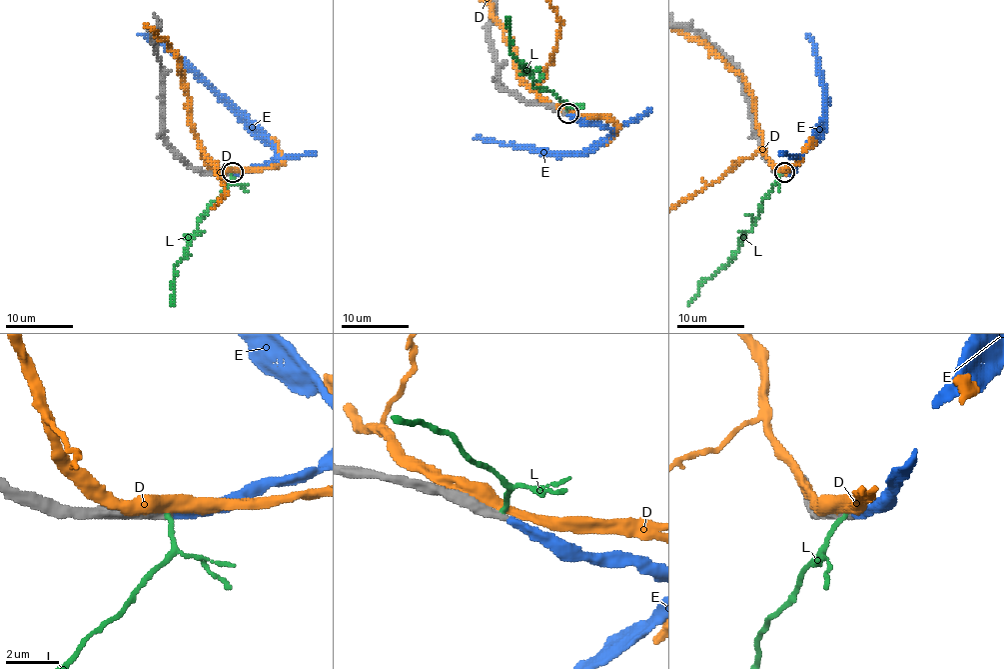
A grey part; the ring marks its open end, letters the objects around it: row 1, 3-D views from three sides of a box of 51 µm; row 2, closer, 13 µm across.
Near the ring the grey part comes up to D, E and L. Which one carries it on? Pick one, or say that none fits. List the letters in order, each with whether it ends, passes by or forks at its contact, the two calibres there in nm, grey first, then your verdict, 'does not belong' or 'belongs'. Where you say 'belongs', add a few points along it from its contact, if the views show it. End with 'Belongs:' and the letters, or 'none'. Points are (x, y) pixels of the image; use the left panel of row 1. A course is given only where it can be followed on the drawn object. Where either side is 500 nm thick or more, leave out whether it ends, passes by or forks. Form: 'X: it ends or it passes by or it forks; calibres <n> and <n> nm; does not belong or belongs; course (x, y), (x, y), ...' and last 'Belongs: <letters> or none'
D: calibres 360 and 500 nm; does not belong
E: it ends; calibres 380 and 320 nm; belongs; course (232, 172), (266, 164), (276, 154), (274, 145), (173, 53), (138, 33)
L: it ends; calibres 400 and 200 nm; does not belong
Belongs: E

